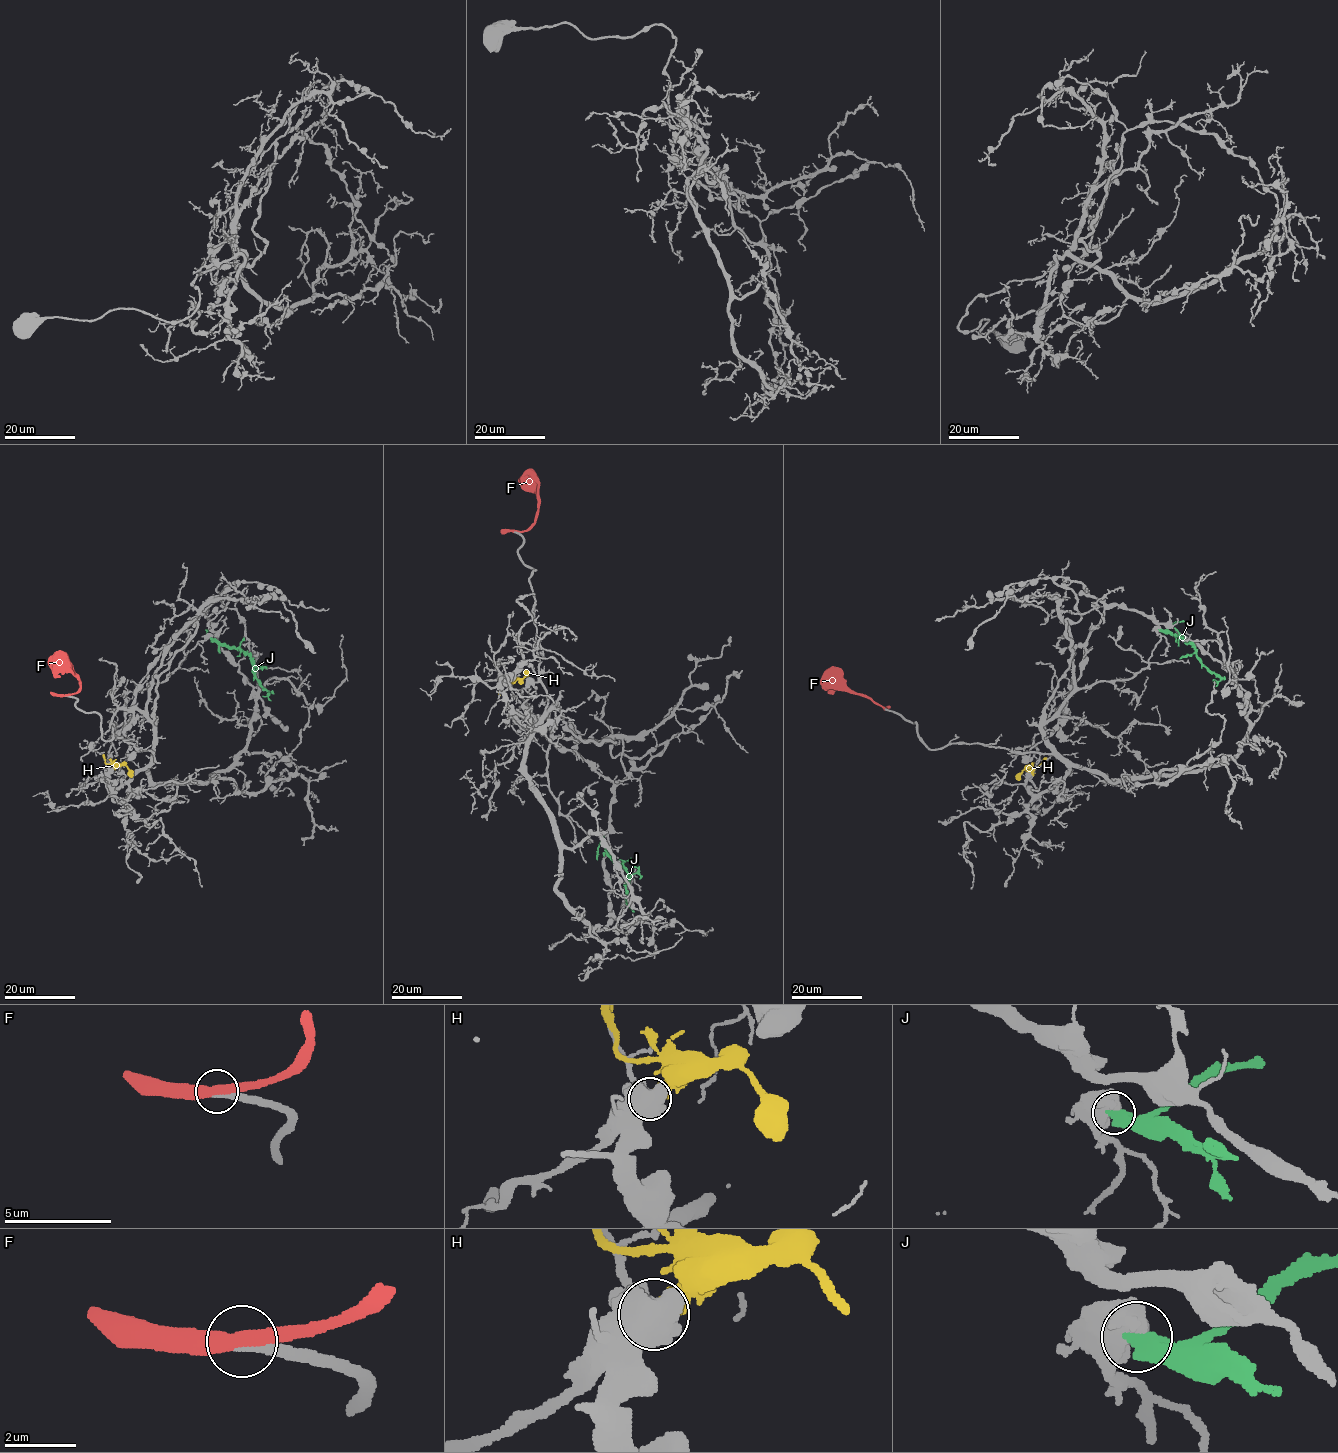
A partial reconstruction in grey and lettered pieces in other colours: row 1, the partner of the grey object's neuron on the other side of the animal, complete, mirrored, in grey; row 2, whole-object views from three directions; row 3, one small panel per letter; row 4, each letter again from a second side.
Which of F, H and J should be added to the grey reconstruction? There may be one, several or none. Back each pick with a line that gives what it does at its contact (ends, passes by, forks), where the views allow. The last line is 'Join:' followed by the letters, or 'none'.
F: it passes by
Join: F

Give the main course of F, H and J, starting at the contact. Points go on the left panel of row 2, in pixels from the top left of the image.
F: (65, 695), (75, 694), (79, 681), (70, 663), (62, 656), (55, 655)
H: (110, 770), (125, 765), (131, 777)
J: (210, 637), (249, 656), (253, 675), (268, 693), (262, 696)

